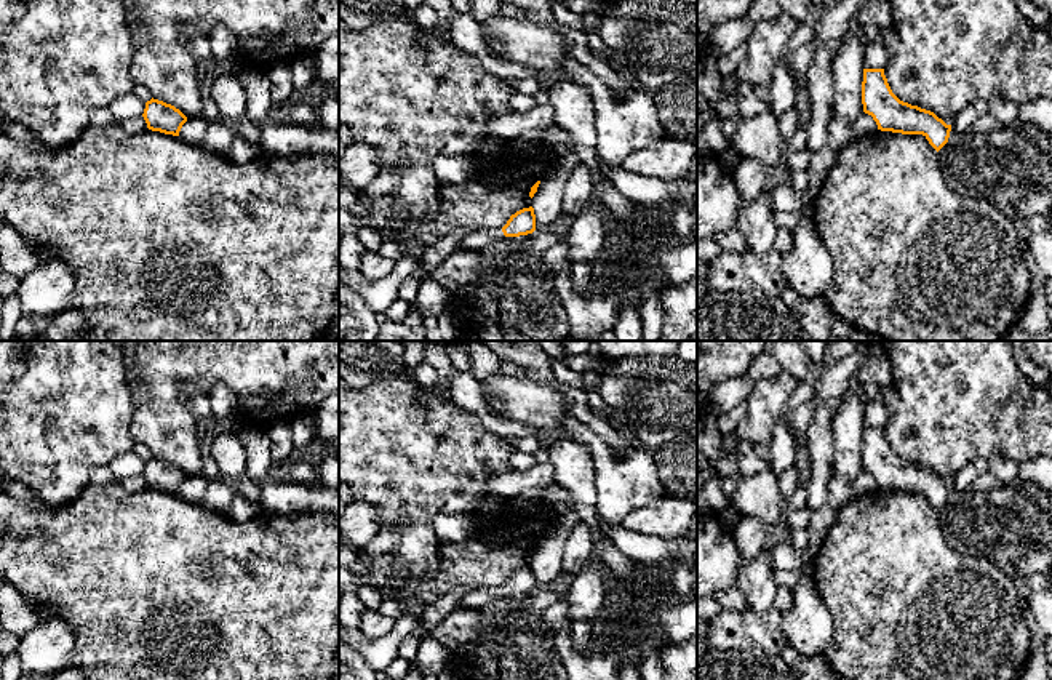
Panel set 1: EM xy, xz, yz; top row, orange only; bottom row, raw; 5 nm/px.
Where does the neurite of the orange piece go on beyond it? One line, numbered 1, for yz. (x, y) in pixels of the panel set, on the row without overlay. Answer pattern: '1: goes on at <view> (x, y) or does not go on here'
1: does not go on here

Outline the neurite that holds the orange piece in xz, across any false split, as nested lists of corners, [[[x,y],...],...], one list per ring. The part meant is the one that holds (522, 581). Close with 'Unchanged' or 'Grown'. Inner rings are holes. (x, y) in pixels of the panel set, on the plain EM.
[[[523,566],[510,574],[507,582],[499,587],[476,587],[470,589],[457,602],[457,608],[464,611],[478,611],[486,603],[491,603],[508,595],[528,594],[536,589],[536,573],[534,566]]]. Grown

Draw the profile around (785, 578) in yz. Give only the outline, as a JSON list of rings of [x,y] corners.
[[[812,563],[807,565],[804,570],[796,571],[777,570],[774,573],[774,581],[777,587],[785,586],[793,589],[803,578],[812,578]]]

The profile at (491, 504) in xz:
[[[488,494],[476,507],[476,515],[486,522],[492,520],[505,506],[508,498]]]

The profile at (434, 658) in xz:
[[[424,637],[419,642],[417,654],[414,661],[419,664],[420,670],[430,675],[448,674],[452,669],[452,651],[444,648],[432,637]]]

